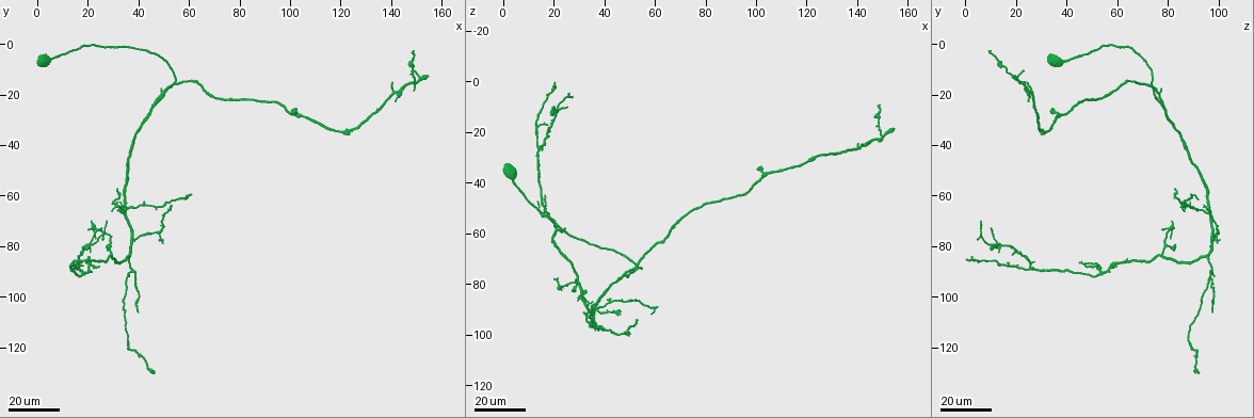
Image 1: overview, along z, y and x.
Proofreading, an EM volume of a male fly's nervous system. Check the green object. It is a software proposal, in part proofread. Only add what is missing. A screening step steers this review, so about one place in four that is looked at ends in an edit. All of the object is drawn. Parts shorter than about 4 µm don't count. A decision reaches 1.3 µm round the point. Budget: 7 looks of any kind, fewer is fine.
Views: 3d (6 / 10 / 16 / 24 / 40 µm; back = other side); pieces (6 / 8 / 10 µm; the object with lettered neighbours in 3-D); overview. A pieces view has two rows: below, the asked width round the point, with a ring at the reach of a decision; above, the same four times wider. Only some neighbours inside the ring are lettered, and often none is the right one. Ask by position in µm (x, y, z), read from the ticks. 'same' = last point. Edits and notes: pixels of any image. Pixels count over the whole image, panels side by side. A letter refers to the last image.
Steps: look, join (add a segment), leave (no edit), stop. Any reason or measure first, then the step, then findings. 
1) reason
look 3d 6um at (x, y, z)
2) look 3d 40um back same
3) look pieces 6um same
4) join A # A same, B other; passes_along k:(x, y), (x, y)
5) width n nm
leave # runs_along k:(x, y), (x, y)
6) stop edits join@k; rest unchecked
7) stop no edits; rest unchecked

tapers out
look 3d 24um at (140, 16, 25)

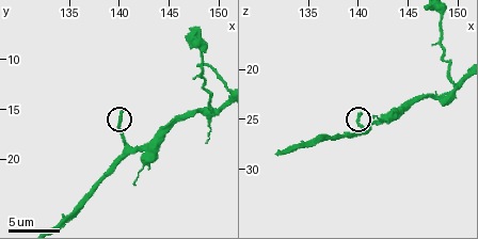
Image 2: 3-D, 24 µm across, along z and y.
look 3d 10um at (140.2, 15.2, 24.6)

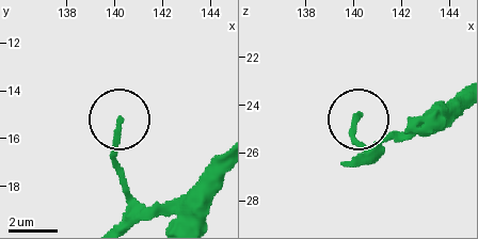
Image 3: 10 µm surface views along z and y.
what lies round it
look pieces 8um same

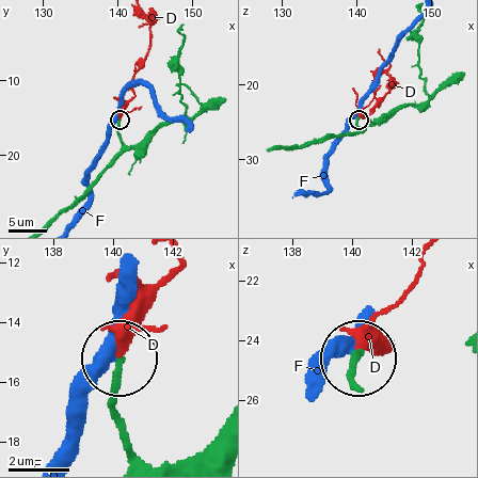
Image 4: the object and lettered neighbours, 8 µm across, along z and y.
width 170 nm
join D # D same, F other; passes_along 4:(121, 138), (118, 116), (149, 45), (149, 21); it goes on there

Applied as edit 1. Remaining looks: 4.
branch stops here
look 3d 16um at (153, 13, 19)

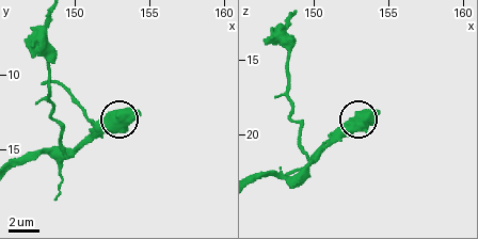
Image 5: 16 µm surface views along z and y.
look pieces 6um at (154.4, 12.6, 18.4)

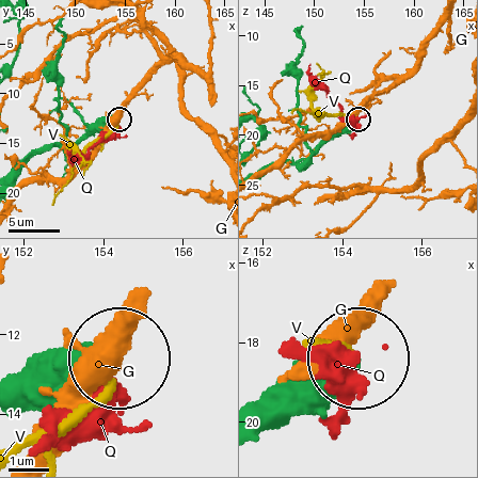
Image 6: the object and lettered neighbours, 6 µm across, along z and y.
leave # G other, Q other, V other; none of them fits

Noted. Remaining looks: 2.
tapers out
look 3d 16um at (24, 87, 59)

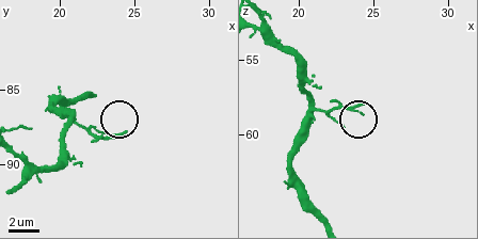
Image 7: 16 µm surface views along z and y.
look pieces 10um at (24.4, 88.0, 57.8)

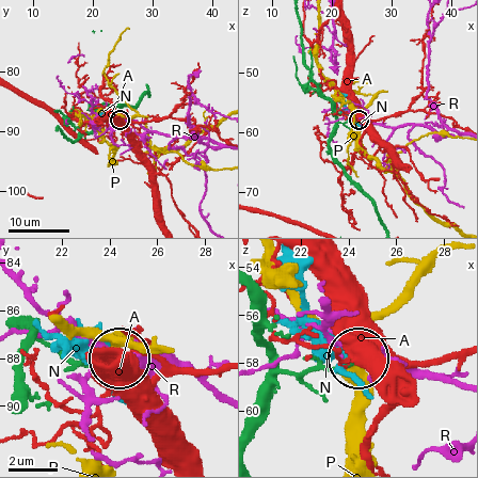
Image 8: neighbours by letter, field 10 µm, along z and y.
width 90 nm
leave # A other, N other, P other, R other; no lettered segment goes on from it

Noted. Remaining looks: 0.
stop edits join@4; rest unchecked

